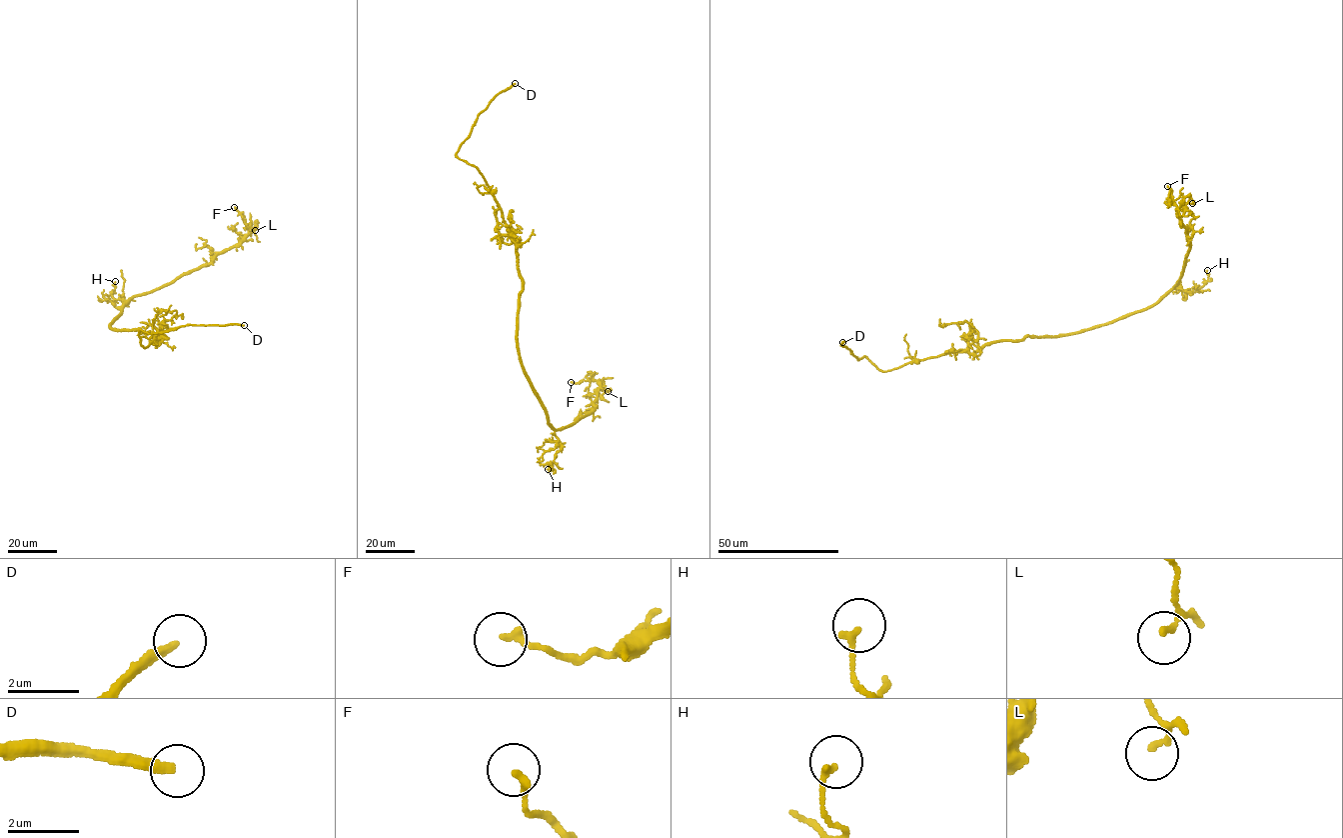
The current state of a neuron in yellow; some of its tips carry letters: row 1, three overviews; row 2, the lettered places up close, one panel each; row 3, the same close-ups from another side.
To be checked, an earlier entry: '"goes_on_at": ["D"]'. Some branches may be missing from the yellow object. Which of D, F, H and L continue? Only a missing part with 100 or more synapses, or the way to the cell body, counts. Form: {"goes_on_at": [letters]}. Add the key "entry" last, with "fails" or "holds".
{"goes_on_at": ["D"], "entry": "holds"}

